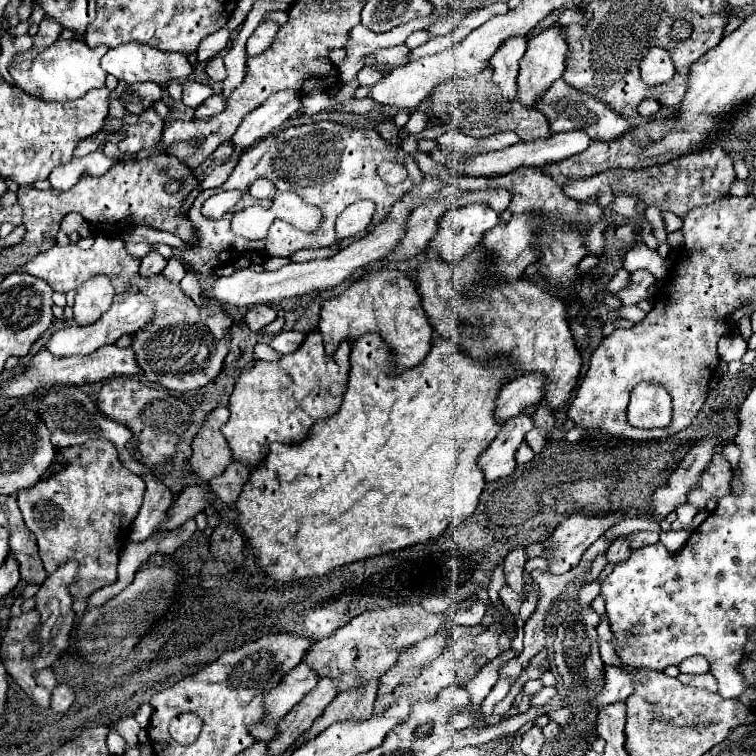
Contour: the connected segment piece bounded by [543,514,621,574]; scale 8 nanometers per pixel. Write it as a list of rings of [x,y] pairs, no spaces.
[[[583,514],[569,516],[557,530],[545,540],[543,558],[547,560],[547,572],[565,574],[575,568],[583,556],[583,552],[603,536],[621,516],[593,516],[587,518]]]

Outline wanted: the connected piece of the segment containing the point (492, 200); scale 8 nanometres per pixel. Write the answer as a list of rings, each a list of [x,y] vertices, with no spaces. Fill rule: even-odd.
[[[504,188],[465,191],[457,204],[461,208],[474,203],[485,203],[497,212],[502,213],[507,209],[511,198],[511,192]]]

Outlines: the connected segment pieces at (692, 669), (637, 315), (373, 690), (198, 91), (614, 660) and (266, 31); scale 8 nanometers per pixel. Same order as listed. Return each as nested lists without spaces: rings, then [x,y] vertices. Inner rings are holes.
[[[689,656],[687,660],[679,664],[679,670],[689,672],[689,674],[703,674],[709,670],[709,662],[703,656]]]
[[[621,306],[615,316],[629,322],[641,322],[645,318],[645,312],[639,306]]]
[[[369,682],[363,690],[353,690],[353,692],[343,692],[339,694],[327,708],[325,712],[311,724],[311,730],[307,734],[301,734],[299,746],[327,730],[335,722],[343,722],[347,718],[371,718],[373,714],[373,702],[377,696],[377,686],[379,682]]]
[[[185,80],[185,82],[183,82],[183,104],[185,104],[185,106],[197,108],[197,106],[203,104],[211,94],[213,94],[213,90],[211,90],[209,84],[191,82],[191,80]]]
[[[599,642],[599,650],[601,650],[601,660],[609,666],[621,666],[623,668],[623,662],[619,662],[619,656],[615,654],[613,646],[611,644],[605,644],[605,642]]]
[[[263,22],[253,32],[253,36],[247,40],[247,54],[255,56],[255,54],[261,54],[263,50],[267,50],[271,46],[275,34],[277,34],[277,28],[279,28],[277,22]]]

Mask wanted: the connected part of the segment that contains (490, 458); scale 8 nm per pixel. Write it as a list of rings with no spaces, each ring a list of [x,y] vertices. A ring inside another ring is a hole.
[[[519,414],[505,422],[505,426],[497,434],[497,438],[477,460],[487,482],[507,478],[513,474],[513,470],[517,466],[515,452],[531,428],[533,428],[533,422],[527,414]]]

